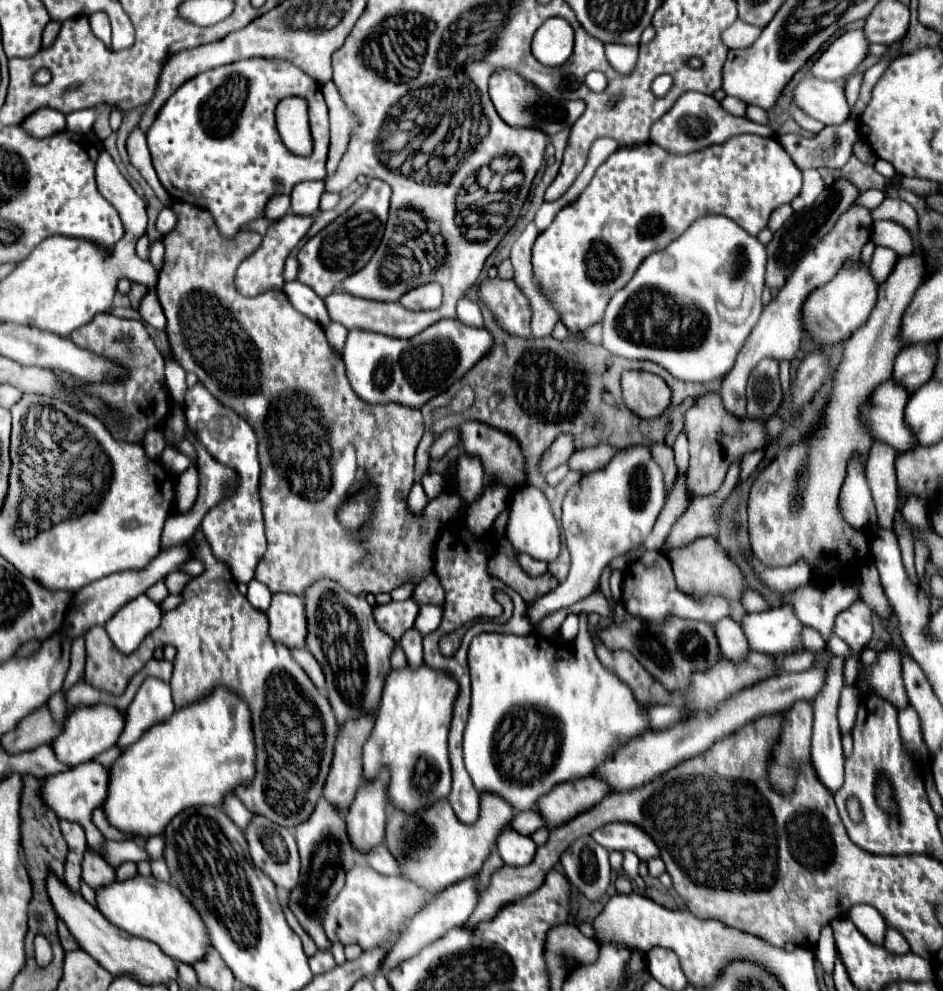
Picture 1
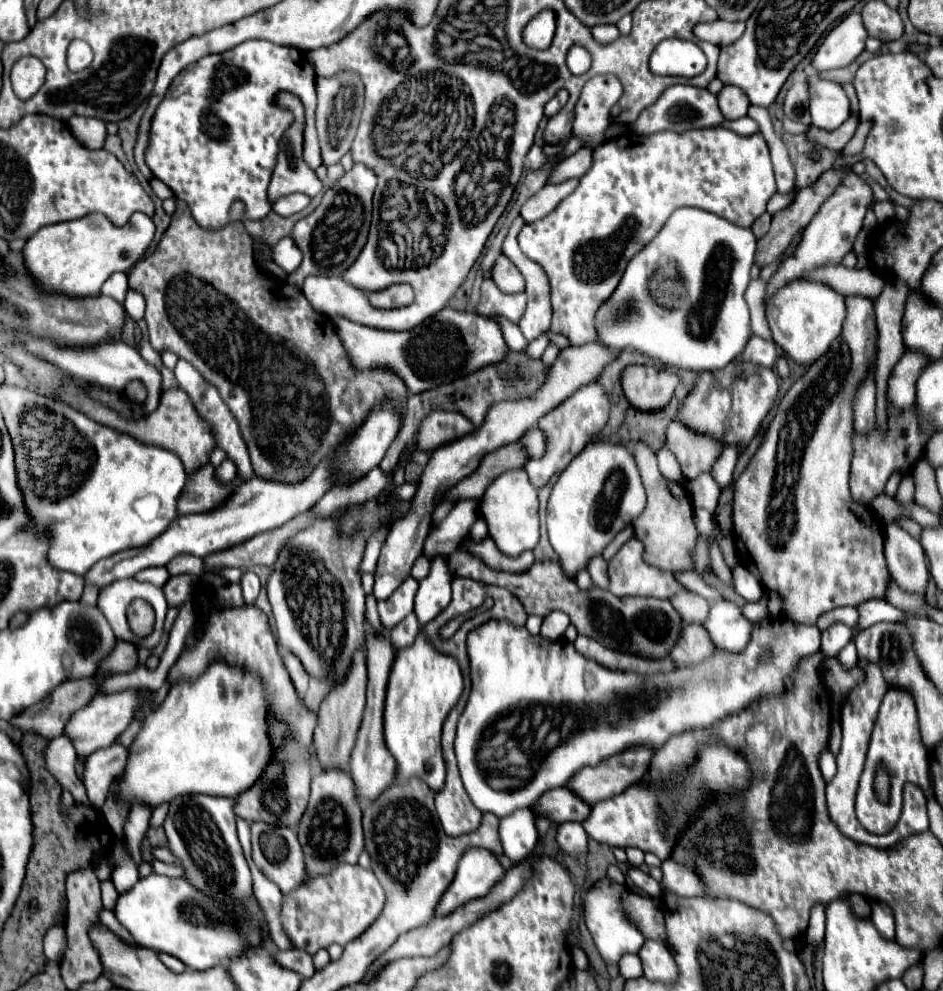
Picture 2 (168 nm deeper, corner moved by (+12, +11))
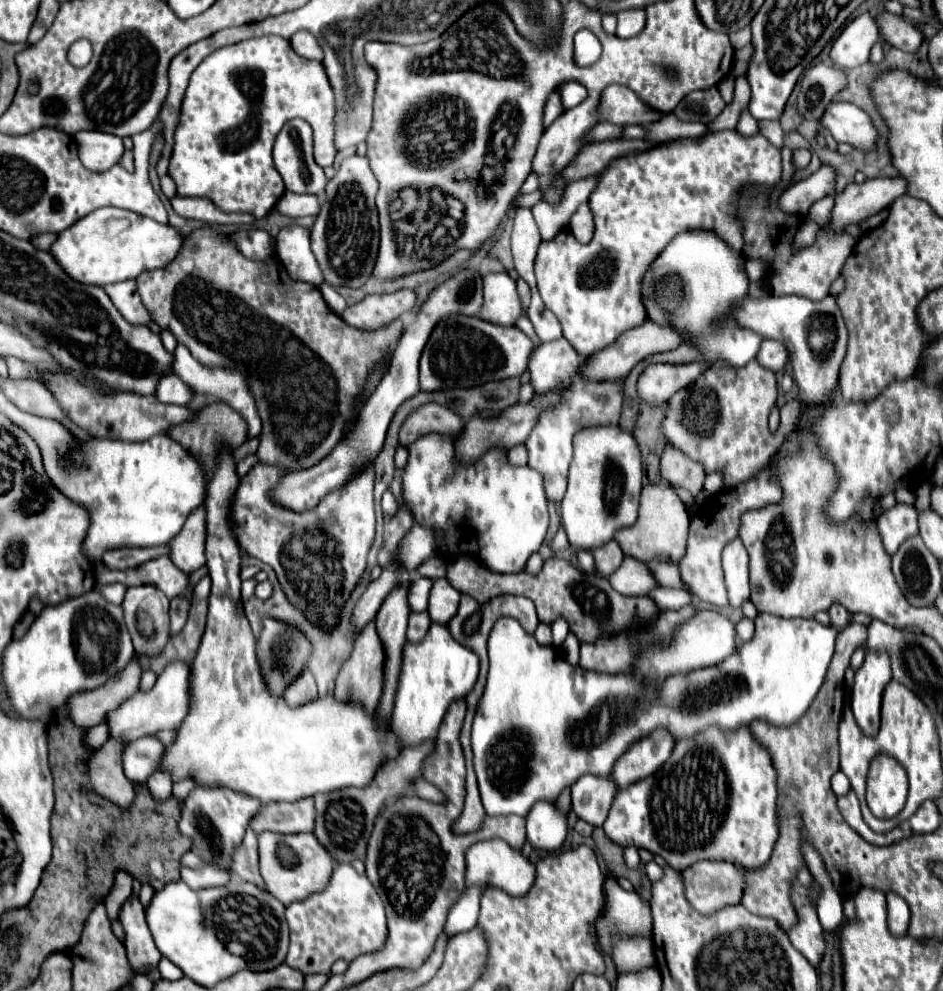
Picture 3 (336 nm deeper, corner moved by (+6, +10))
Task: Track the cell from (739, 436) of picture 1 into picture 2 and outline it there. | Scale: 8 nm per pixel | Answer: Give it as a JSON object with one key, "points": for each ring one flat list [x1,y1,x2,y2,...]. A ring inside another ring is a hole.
{"points":[[675,418,667,428,667,446,677,456,685,480,693,480,701,472,709,472,725,448,721,440,685,428,679,418]]}

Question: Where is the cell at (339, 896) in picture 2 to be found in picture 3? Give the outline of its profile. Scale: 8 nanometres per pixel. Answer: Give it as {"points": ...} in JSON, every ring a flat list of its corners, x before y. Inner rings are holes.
{"points":[[337,865,323,893,291,903,285,915,291,931,291,945,285,963,303,975,329,975,331,965,337,959,351,963,363,953,381,951,387,941,383,901,371,881,365,875,359,875,351,865]]}

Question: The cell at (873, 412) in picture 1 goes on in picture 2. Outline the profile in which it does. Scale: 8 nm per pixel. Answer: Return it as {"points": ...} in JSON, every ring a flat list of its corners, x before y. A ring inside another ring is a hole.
{"points":[[905,350,901,360,895,364,891,370,889,382,887,382,887,392,885,398,893,410,905,412,913,406,915,402,915,382,921,370,927,366,927,358,917,352]]}

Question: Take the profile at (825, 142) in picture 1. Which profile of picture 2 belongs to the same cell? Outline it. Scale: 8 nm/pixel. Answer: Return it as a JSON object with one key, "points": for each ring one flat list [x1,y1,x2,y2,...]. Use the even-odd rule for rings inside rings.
{"points":[[853,114,839,128,831,130,831,132,823,132,823,128,815,128,811,124,809,130,807,130,807,140,813,142,813,144,817,144,817,146,823,146,823,148,841,152,841,148,851,140,857,124,859,124,859,120]]}

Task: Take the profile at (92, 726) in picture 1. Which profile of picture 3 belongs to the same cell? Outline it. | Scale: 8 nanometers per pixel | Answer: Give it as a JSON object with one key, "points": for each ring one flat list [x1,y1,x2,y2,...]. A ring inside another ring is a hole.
{"points":[[185,661,169,663,149,693,141,693,141,691,135,693,119,709,115,709,107,715,107,723,111,727,111,737,121,737,127,743,131,743,139,737,153,735,163,729,177,729,177,725,181,725,181,721,189,713,189,697,191,697,189,677,191,677,189,663,185,663]]}

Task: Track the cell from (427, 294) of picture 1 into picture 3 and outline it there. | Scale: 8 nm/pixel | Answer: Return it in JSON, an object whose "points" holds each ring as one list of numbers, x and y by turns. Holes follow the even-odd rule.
{"points":[[399,289,391,295,369,295,357,305,347,307,341,317,357,329,379,329,413,307,415,293,411,289]]}

